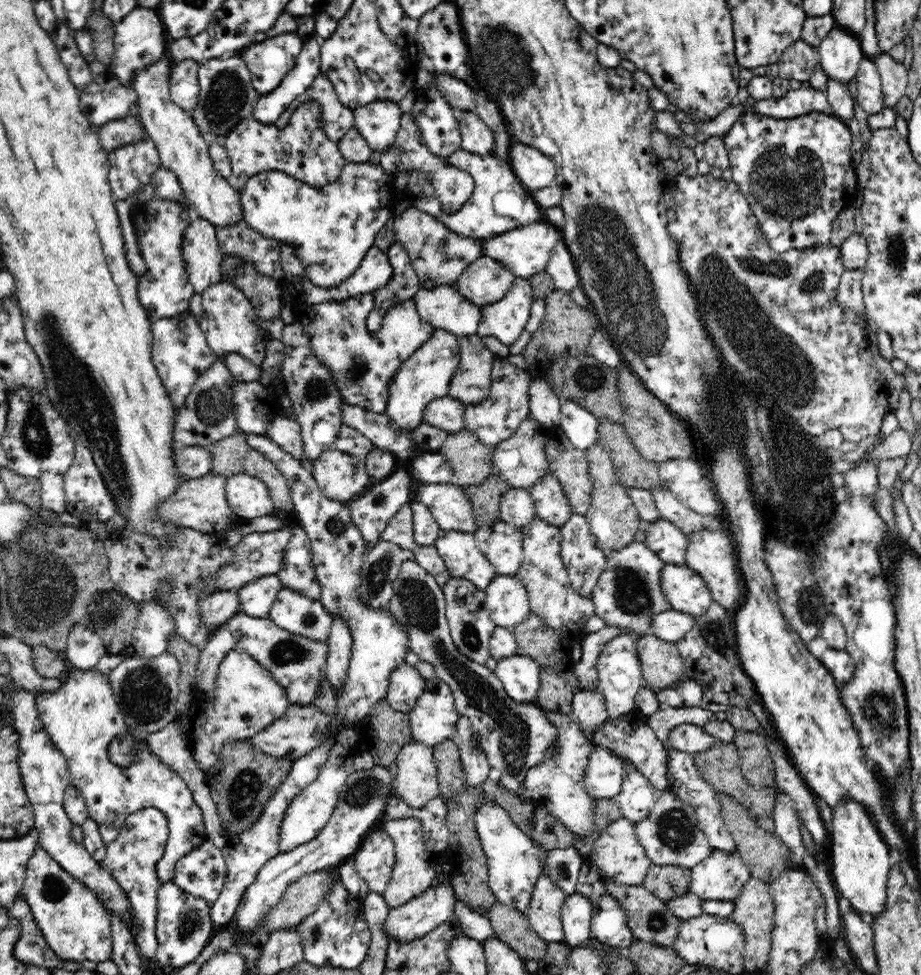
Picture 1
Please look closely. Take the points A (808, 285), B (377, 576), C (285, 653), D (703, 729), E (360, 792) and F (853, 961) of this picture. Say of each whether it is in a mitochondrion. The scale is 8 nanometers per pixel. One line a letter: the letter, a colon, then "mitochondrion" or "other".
A: mitochondrion
B: mitochondrion
C: mitochondrion
D: other
E: mitochondrion
F: other

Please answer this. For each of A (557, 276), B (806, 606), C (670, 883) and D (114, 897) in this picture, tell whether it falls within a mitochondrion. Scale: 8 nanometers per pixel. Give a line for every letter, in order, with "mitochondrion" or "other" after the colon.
A: other
B: mitochondrion
C: mitochondrion
D: other

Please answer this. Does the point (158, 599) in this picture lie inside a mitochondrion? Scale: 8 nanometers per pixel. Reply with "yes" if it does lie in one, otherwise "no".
no

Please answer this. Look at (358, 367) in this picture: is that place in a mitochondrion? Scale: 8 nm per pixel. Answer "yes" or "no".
yes

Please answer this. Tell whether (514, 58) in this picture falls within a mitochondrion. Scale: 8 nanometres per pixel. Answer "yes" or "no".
yes

